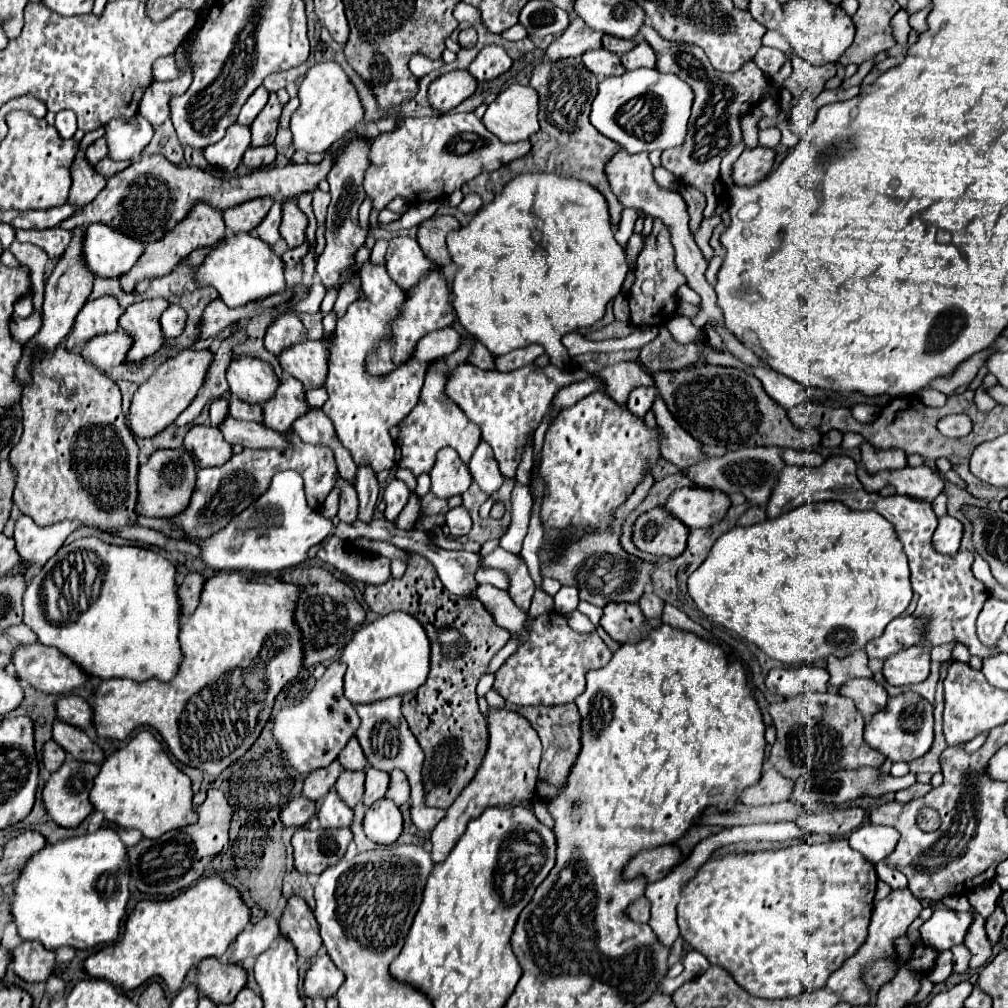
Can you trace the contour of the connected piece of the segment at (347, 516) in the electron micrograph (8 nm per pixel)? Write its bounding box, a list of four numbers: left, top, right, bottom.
[336,474,358,522]

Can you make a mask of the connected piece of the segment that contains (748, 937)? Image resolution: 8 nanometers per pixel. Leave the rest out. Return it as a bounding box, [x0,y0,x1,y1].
[678,838,876,998]

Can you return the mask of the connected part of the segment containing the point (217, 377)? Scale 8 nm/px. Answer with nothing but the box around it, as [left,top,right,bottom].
[174,327,246,426]

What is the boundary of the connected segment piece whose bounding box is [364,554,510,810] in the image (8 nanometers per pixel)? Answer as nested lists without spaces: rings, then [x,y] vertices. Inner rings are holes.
[[[412,554],[408,562],[406,574],[396,580],[388,580],[384,584],[376,586],[366,586],[364,600],[374,610],[376,614],[384,616],[392,610],[404,610],[410,612],[412,616],[418,618],[418,622],[426,628],[426,634],[430,638],[432,646],[432,656],[430,656],[430,676],[422,684],[422,688],[404,694],[402,698],[402,714],[408,720],[408,726],[412,734],[416,736],[420,748],[424,750],[424,766],[422,766],[422,782],[424,782],[424,794],[426,794],[426,804],[436,806],[436,808],[450,808],[450,804],[460,796],[460,792],[470,784],[474,778],[478,766],[482,764],[482,758],[488,748],[488,722],[482,716],[478,708],[478,696],[476,696],[476,686],[478,680],[486,674],[490,660],[500,652],[500,648],[508,642],[510,632],[504,628],[498,628],[494,624],[494,618],[490,618],[490,612],[486,612],[484,604],[472,596],[472,598],[456,598],[450,594],[446,588],[442,588],[442,582],[436,574],[436,568],[418,554]]]

